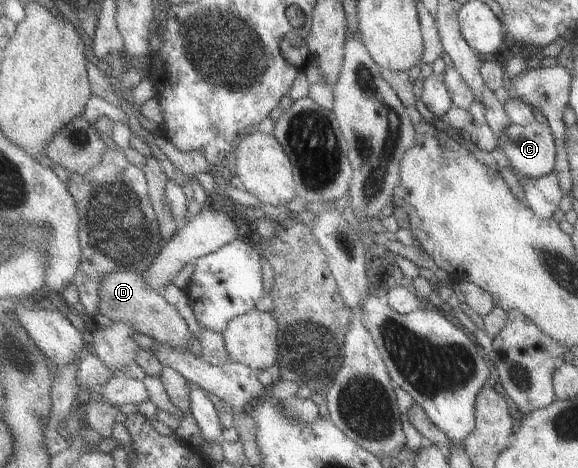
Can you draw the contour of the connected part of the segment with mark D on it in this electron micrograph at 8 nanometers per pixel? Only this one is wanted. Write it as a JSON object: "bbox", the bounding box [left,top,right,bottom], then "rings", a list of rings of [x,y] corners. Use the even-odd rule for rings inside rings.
{"bbox":[99,271,191,347],"rings":[[[114,271],[106,275],[100,287],[102,308],[99,314],[108,322],[123,321],[133,326],[137,332],[164,344],[186,347],[191,340],[191,330],[172,302],[167,302],[161,291],[153,290],[145,284],[145,275],[133,271]]]}

